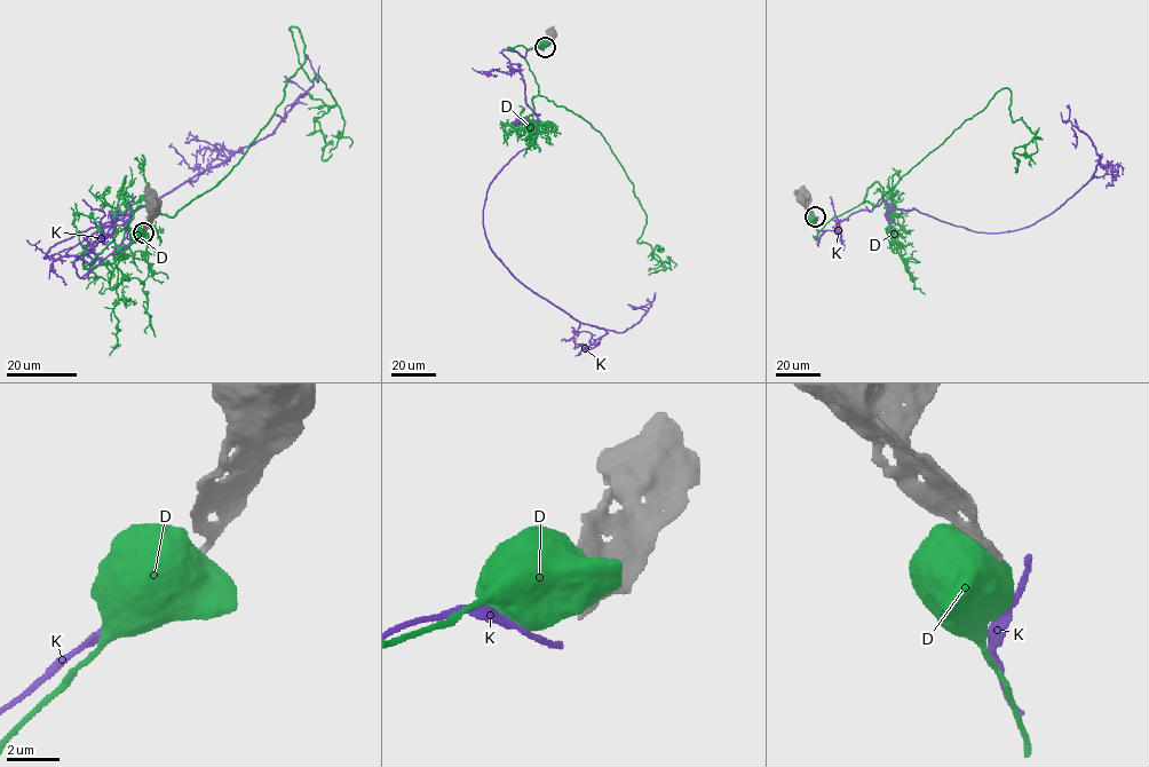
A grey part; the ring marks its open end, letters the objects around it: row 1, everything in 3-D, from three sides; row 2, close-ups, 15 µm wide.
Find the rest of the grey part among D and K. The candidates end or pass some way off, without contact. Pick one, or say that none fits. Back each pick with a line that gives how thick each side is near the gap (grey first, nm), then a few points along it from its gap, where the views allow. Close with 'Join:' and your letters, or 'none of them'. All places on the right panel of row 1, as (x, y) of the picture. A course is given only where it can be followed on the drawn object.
Join: none of them

